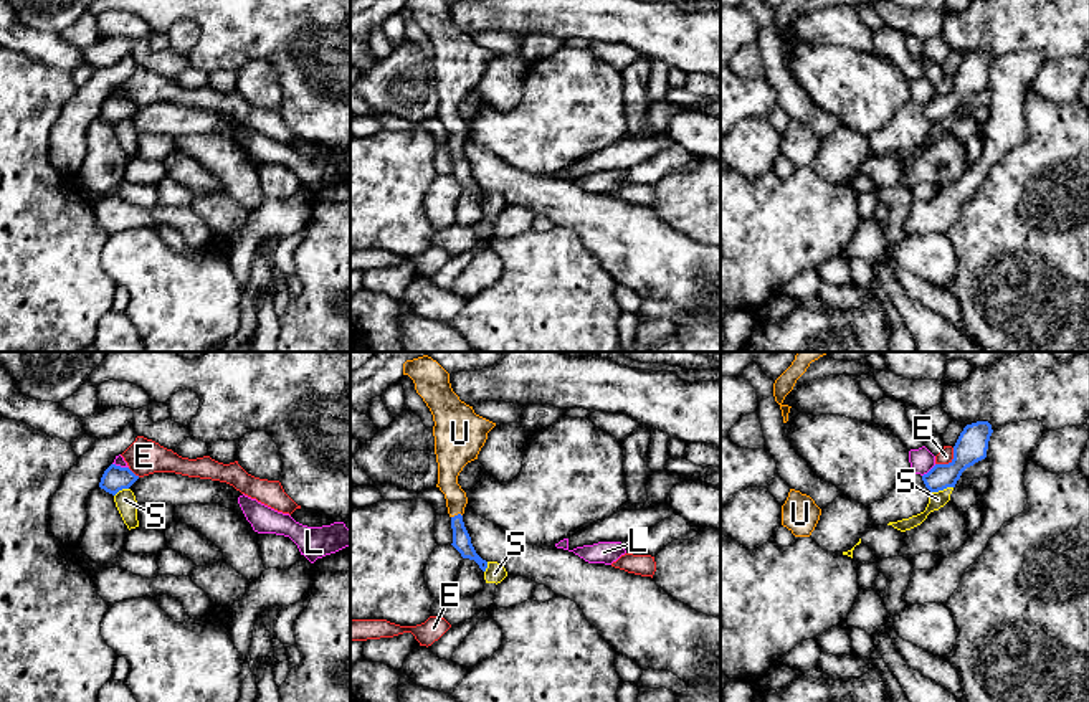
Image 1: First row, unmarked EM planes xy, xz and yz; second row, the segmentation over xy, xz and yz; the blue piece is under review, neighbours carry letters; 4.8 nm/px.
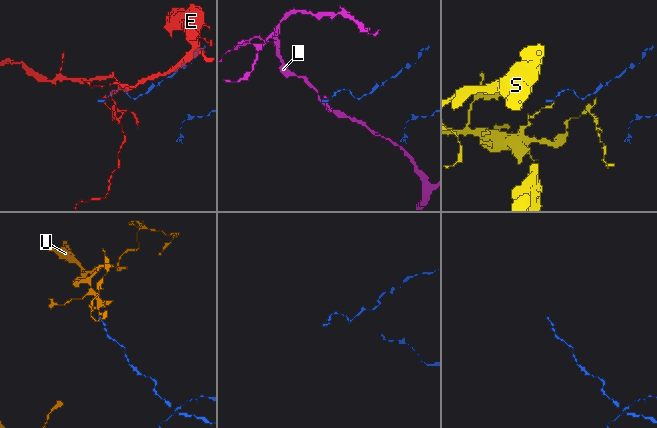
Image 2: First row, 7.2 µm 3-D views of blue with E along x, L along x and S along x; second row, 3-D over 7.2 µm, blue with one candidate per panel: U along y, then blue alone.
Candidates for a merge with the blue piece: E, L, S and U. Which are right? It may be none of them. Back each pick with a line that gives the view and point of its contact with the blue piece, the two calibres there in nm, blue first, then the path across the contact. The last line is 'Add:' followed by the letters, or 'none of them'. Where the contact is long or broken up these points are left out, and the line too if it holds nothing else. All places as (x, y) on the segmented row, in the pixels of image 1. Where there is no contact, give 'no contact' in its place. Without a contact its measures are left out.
U: contact xz (458, 514); calibres 90 and 120 nm; way xz (461, 540), (458, 514), (450, 464)
Add: U

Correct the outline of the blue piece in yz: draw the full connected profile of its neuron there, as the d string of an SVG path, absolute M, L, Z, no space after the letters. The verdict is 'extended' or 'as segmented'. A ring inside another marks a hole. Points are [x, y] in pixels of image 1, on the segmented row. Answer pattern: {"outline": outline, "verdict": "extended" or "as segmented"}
{"outline": "M988 421L967 425L953 446L953 459L949 464L935 464L922 476L925 487L930 492L955 487L967 467L987 458L992 433Z", "verdict": "as segmented"}

